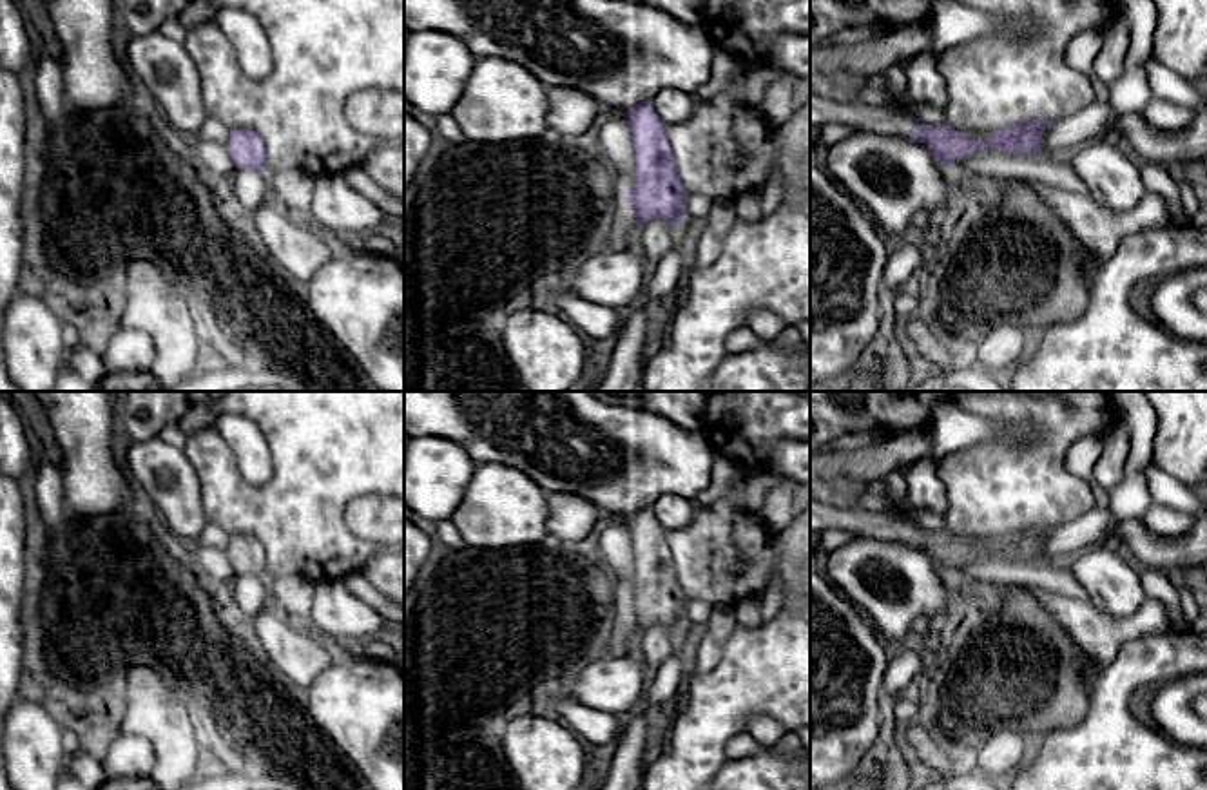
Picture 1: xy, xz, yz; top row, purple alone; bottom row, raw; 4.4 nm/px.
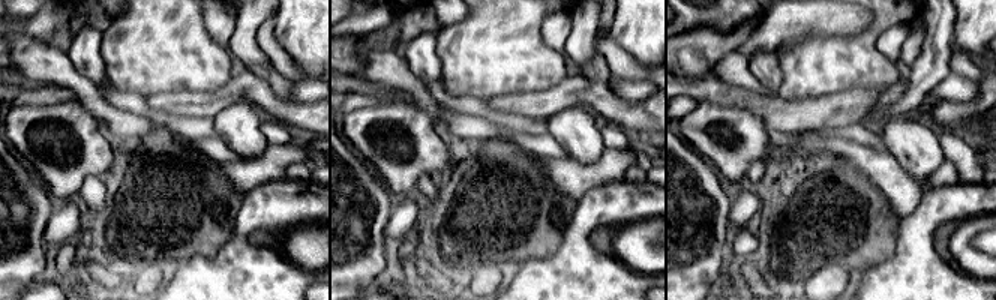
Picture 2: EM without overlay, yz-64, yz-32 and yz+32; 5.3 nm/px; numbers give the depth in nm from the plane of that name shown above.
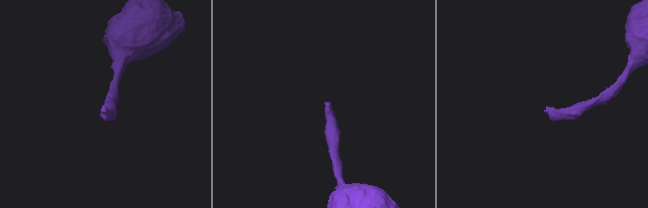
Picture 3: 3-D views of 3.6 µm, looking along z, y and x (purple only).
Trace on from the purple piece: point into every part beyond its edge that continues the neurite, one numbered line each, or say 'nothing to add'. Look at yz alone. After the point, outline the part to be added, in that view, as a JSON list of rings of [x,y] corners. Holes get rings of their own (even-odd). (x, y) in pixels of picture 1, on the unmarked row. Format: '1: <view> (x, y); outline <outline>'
1: yz (823, 513); outline [[[810,498],[810,538],[825,529],[837,527],[864,538],[912,544],[919,538],[919,527],[904,518],[868,511],[859,506],[843,506]]]

